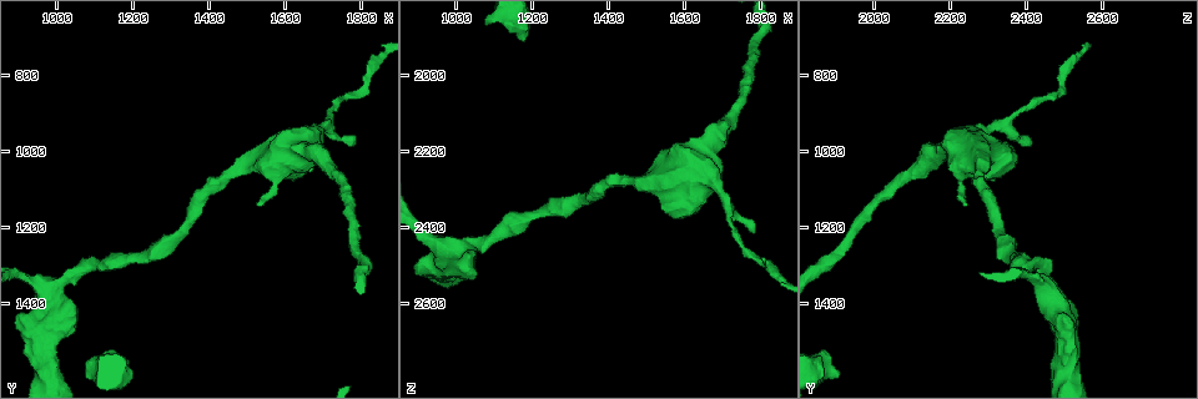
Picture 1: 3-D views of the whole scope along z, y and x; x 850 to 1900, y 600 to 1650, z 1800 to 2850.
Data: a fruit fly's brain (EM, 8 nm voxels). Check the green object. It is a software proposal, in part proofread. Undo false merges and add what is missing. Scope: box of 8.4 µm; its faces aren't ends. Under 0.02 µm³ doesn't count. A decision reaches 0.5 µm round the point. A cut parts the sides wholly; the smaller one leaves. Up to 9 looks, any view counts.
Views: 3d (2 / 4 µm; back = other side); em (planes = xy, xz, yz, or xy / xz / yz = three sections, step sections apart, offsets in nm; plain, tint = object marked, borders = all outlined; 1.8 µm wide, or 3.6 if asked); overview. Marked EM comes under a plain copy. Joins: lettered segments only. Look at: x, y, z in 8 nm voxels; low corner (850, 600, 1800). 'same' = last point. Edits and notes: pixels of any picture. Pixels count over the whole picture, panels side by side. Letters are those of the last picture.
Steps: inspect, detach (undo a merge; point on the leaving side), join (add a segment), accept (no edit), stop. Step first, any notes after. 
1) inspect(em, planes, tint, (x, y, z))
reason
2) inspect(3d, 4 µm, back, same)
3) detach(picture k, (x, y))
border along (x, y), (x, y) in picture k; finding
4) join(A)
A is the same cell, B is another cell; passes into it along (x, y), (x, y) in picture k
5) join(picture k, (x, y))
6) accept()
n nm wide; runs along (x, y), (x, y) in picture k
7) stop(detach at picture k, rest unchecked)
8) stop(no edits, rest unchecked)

inspect(em, planes, tint, (1175, 1595, 1910))
branch stops here

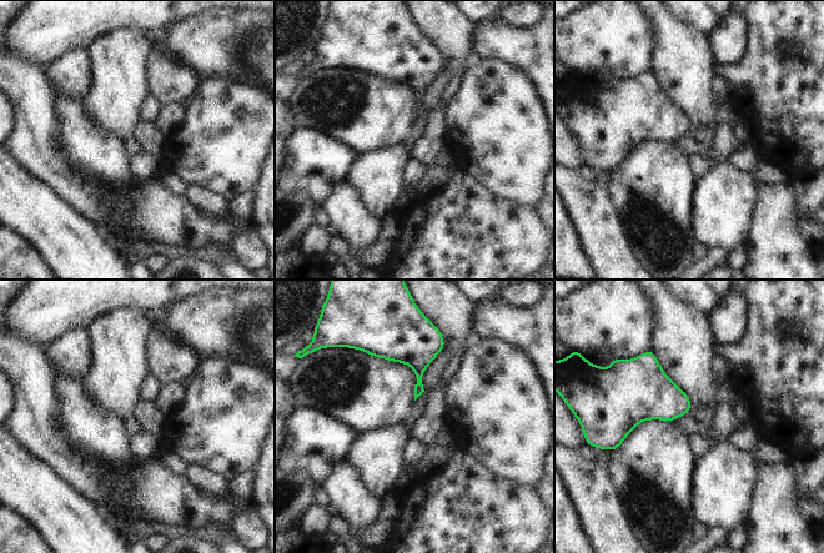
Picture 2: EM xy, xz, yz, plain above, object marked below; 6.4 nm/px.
inspect(em, planes, borders, same)
what lies round it

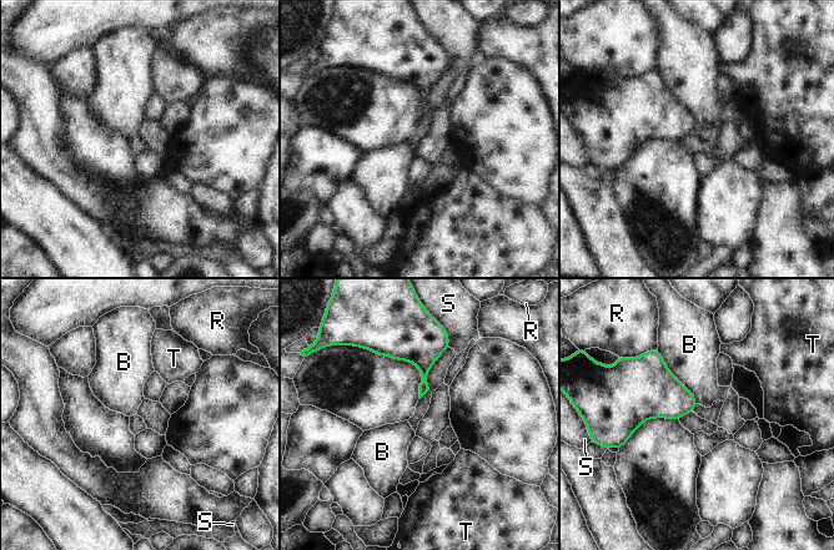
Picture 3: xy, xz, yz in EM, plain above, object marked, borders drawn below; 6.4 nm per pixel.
accept()
B, R, S and T are other cells; border along (657, 349), (697, 403) in picture 3; none of them fits

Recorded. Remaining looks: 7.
inspect(3d, 4 µm, (990, 1370, 2460))
two arms at a narrow angle

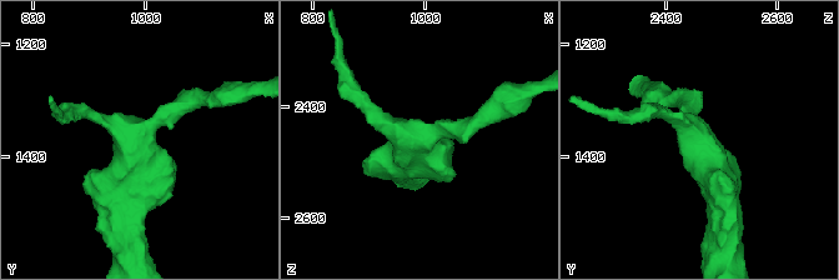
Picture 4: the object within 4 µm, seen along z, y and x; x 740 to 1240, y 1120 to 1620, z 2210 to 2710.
inspect(em, 3.6 µm, planes, borders, (985, 1370, 2460))

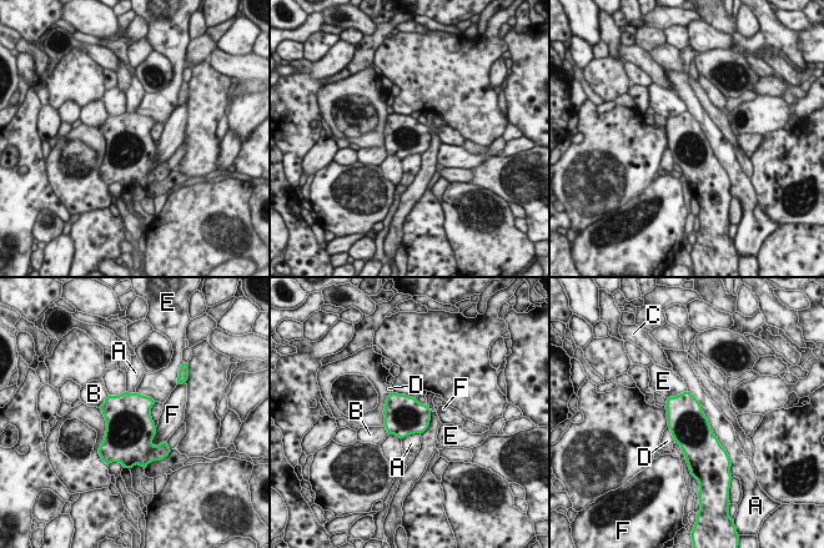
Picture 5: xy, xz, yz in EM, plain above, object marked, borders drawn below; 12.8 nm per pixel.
accept()
A touches over 850 nm; A, B, C, D, E and F are other cells; border along (687, 391), (699, 402), (722, 446) in picture 5; continuous, no second neuron

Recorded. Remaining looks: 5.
inspect(em, 3.6 µm, planes, tint, (1520, 1130, 2245))
free end

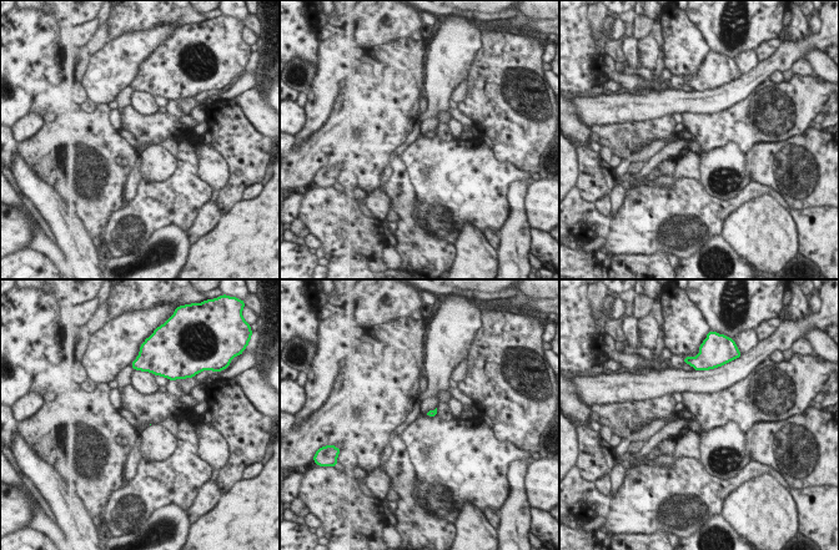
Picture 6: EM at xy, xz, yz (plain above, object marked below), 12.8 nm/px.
inspect(em, 3.6 µm, planes, borders, same)

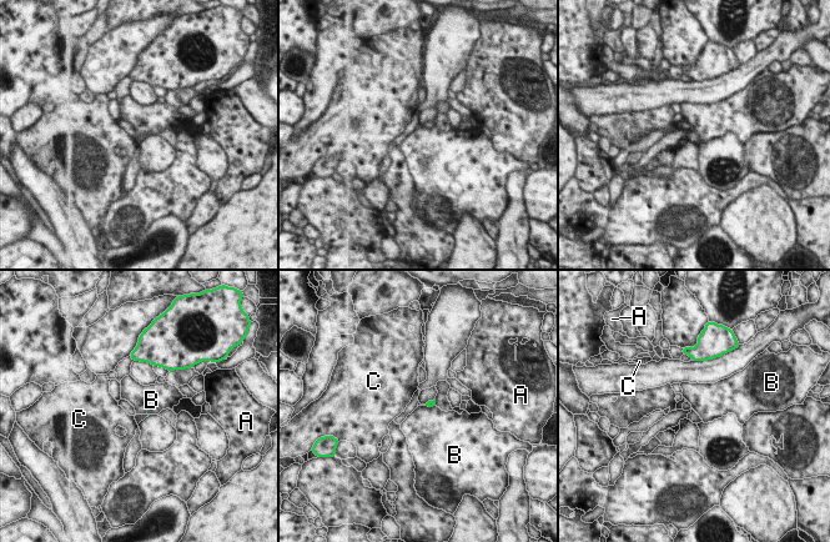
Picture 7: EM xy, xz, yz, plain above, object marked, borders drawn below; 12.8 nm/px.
accept()
A, B and C are other cells; border along (424, 405), (434, 406) in picture 7; none of them fits

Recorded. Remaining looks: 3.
inspect(3d, 4 µm, (1780, 975, 2415))
branch stops here

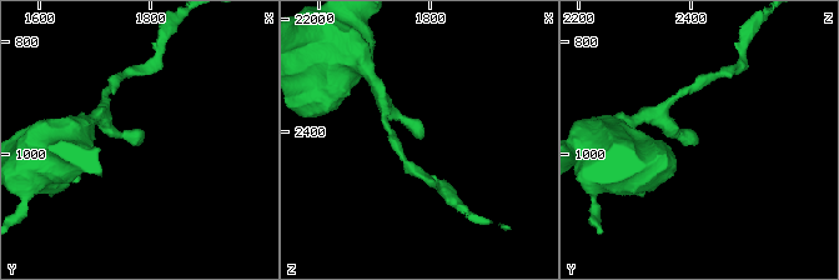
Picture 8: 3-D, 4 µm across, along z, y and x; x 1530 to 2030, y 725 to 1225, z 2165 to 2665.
inspect(em, xy, step 8, borders, (1780, 975, 2415))
shape alone is not enough

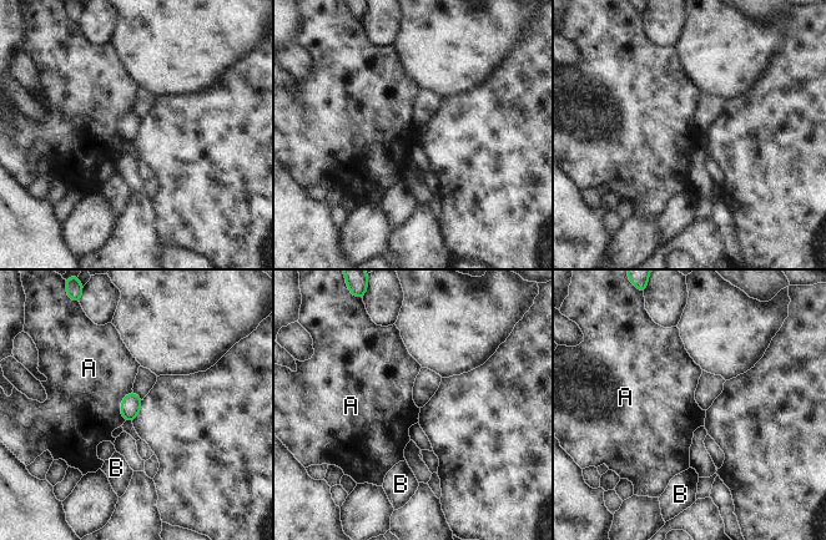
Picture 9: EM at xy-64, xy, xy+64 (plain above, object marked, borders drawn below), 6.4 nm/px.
inspect(em, planes, borders, same)
cut it another way

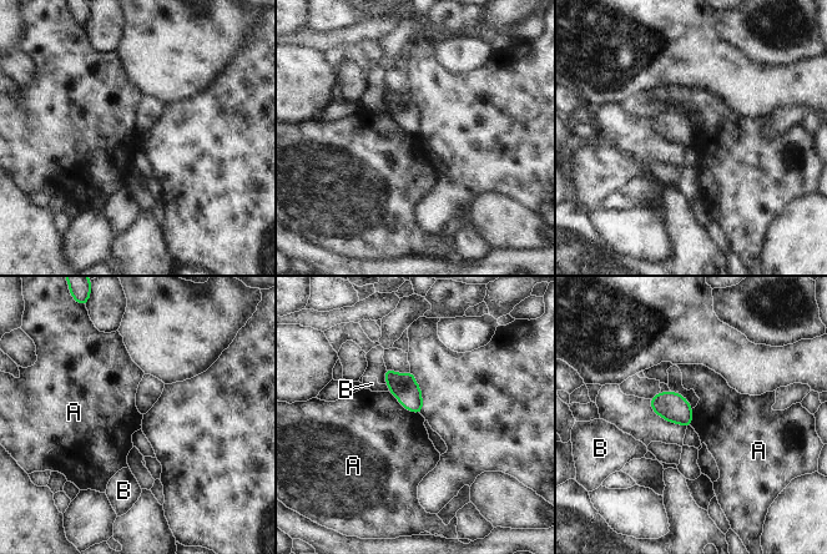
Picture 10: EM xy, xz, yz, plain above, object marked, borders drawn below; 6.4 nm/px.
accept()
160 nm wide; A and B are other cells; border along (388, 392), (403, 407), (419, 414) in picture 10; none of them fits

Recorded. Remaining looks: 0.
stop(no edits, rest unchecked)

